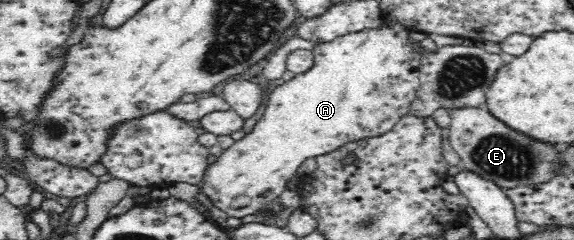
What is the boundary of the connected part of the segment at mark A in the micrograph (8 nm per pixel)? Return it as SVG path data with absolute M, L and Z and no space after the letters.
M383 23L377 29L366 29L360 32L344 34L344 36L337 36L330 42L323 42L315 45L313 48L314 62L310 70L297 74L291 80L285 81L282 85L278 85L271 91L266 102L261 118L254 124L253 129L244 135L242 140L238 140L232 148L224 149L223 153L218 158L209 164L206 170L206 177L201 182L201 192L221 211L224 211L227 216L235 216L236 218L243 218L249 214L255 214L261 207L272 202L286 190L286 184L295 176L298 166L306 160L306 158L315 158L317 156L328 154L333 150L341 148L348 142L355 142L365 138L372 138L386 134L397 125L397 122L405 115L410 113L410 105L416 98L416 93L421 90L421 82L419 81L419 68L421 65L421 54L416 53L410 47L410 39L415 40L408 29L396 23Z

